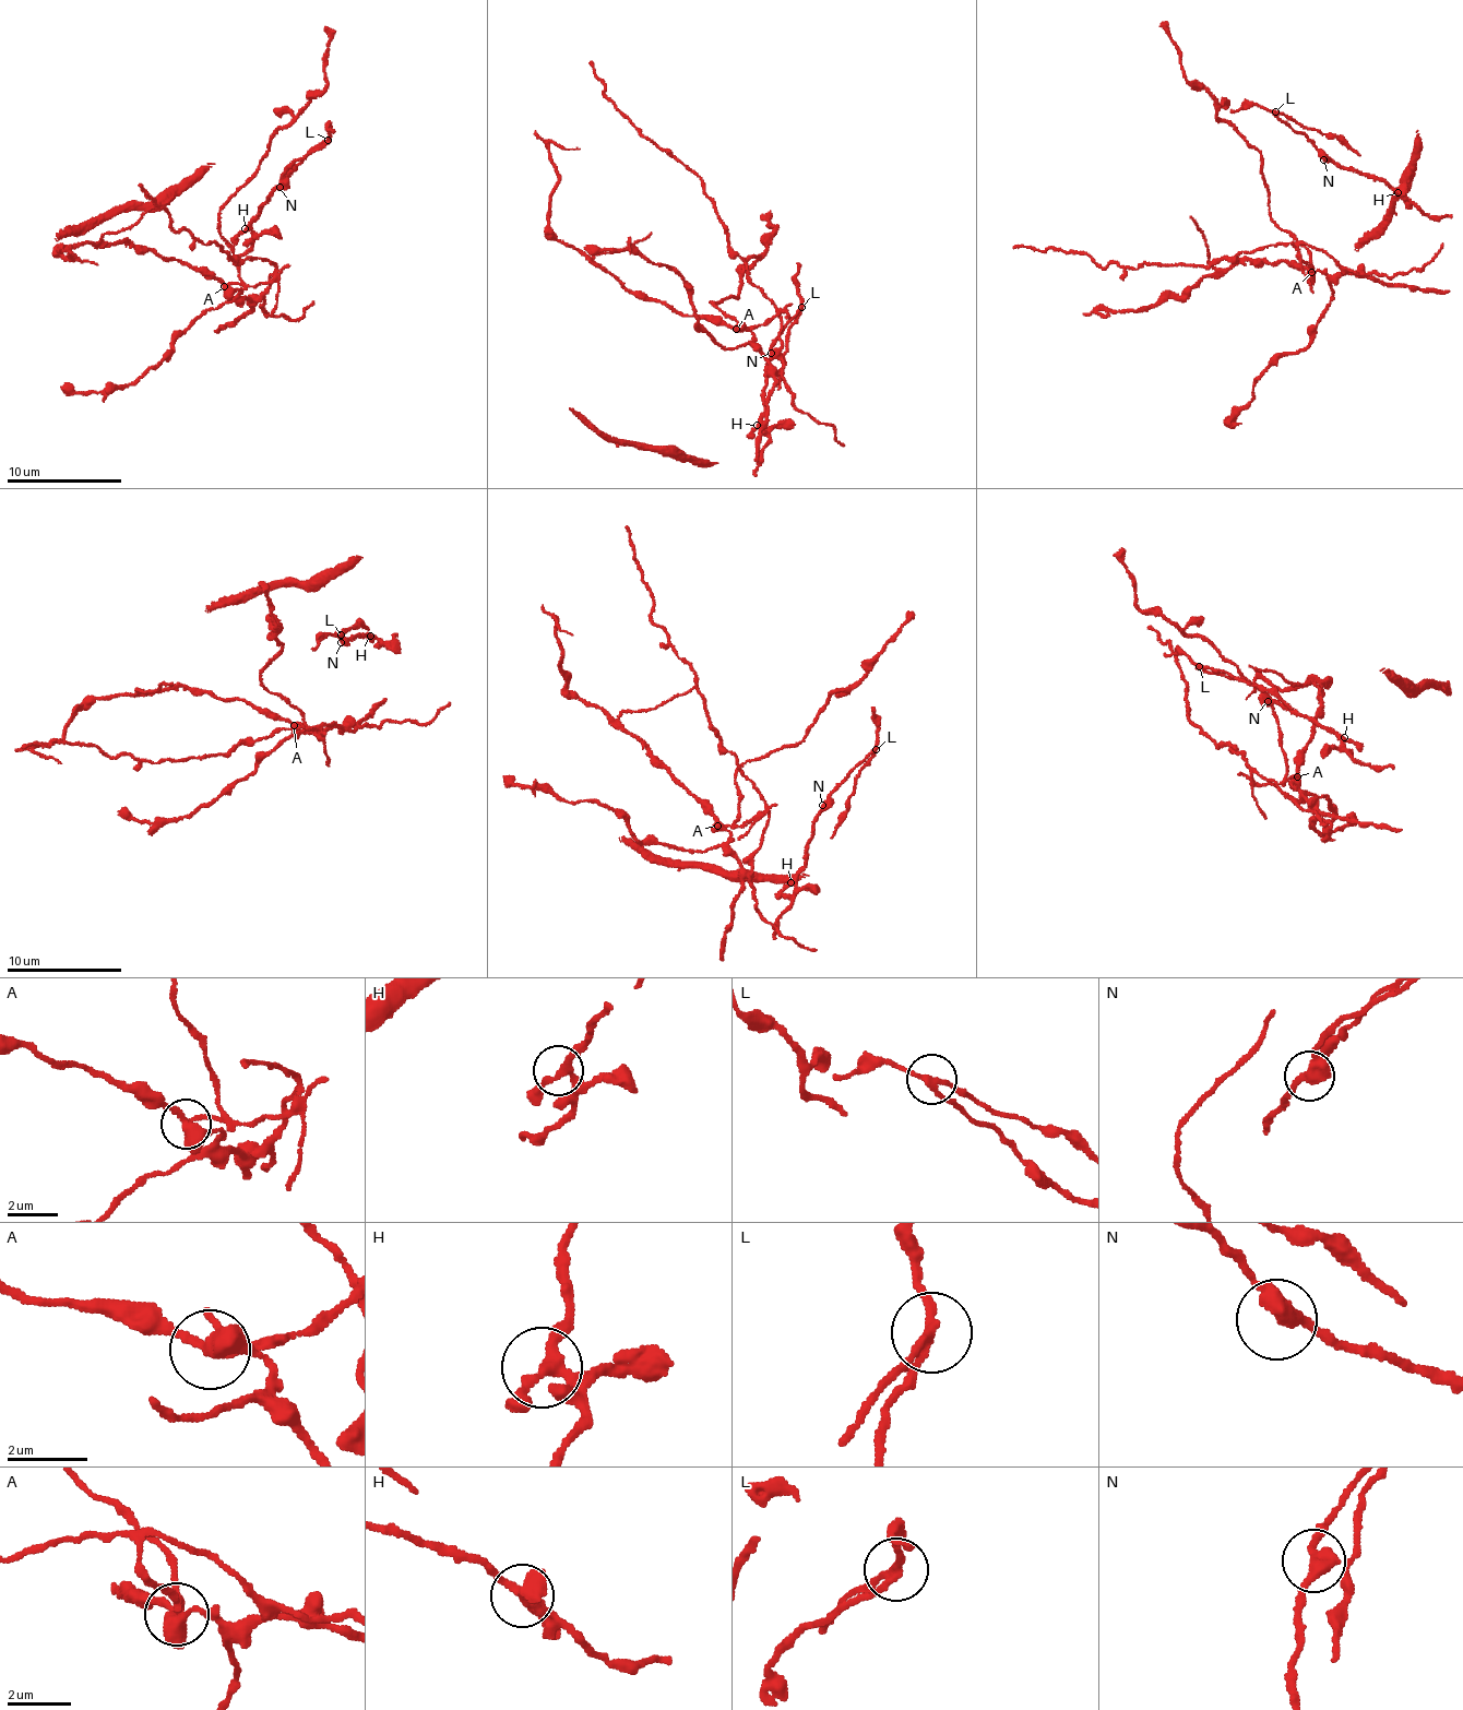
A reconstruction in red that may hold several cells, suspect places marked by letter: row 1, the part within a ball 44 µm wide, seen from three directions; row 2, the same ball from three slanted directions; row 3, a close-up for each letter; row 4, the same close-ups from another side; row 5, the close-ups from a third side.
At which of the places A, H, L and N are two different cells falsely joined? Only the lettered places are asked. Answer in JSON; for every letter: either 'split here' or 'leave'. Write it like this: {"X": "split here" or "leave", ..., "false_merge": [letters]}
{"A": "split here", "H": "leave", "L": "split here", "N": "leave", "false_merge": ["A", "L"]}

